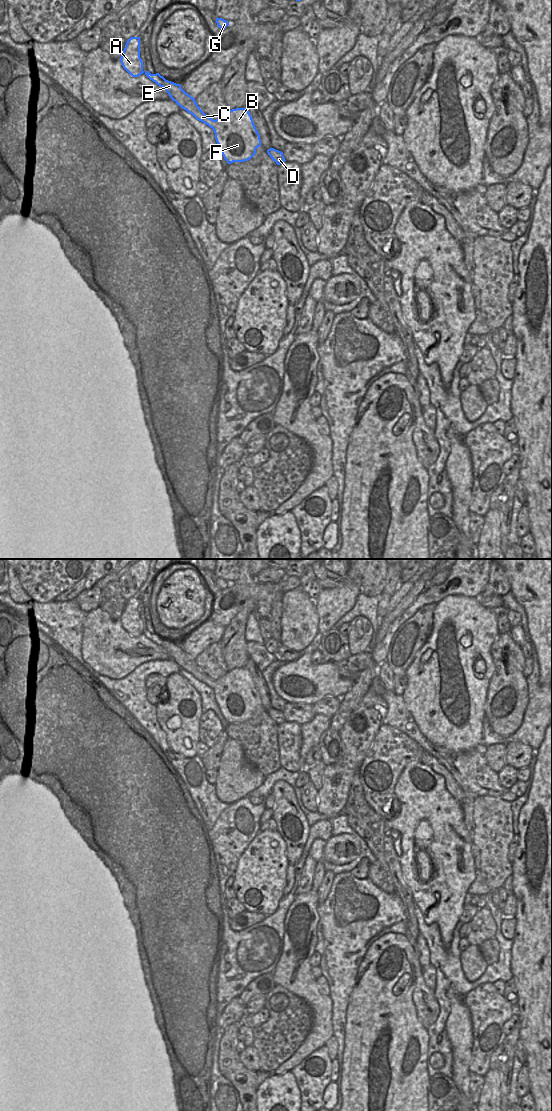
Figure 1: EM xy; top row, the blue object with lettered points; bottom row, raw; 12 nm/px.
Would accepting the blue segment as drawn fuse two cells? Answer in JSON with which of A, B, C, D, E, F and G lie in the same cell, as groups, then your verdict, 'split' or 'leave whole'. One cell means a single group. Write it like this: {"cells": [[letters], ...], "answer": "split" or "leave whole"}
{"cells": [["A", "B", "C", "D", "E", "F", "G"]], "answer": "leave whole"}

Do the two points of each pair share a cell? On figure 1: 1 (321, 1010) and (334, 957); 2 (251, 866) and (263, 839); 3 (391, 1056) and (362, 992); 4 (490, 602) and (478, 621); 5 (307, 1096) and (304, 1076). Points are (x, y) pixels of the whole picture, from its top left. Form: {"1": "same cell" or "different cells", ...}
{"1": "different cells", "2": "same cell", "3": "same cell", "4": "different cells", "5": "same cell"}

